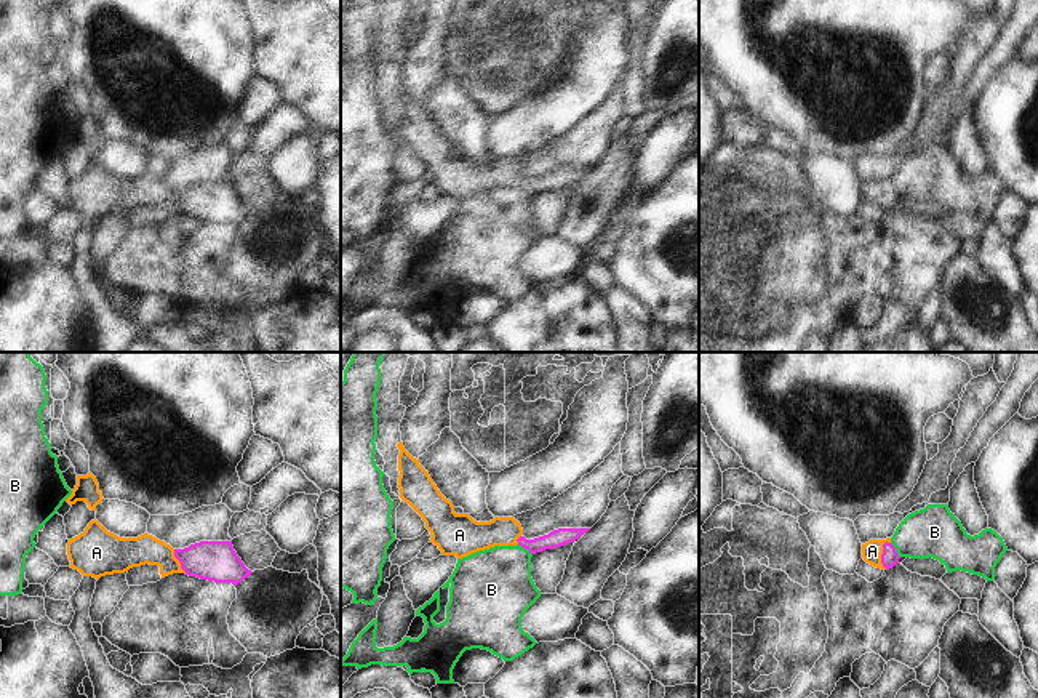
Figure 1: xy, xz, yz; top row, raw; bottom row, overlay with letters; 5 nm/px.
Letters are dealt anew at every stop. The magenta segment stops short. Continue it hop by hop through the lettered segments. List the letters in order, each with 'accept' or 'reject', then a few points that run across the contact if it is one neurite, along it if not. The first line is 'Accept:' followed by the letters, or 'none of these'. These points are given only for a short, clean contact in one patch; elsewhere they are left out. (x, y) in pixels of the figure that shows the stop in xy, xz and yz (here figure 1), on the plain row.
Accept: A
A: accept; line yz (890, 199), (882, 196), (872, 192)
B: reject; line yz (891, 183), (899, 199)

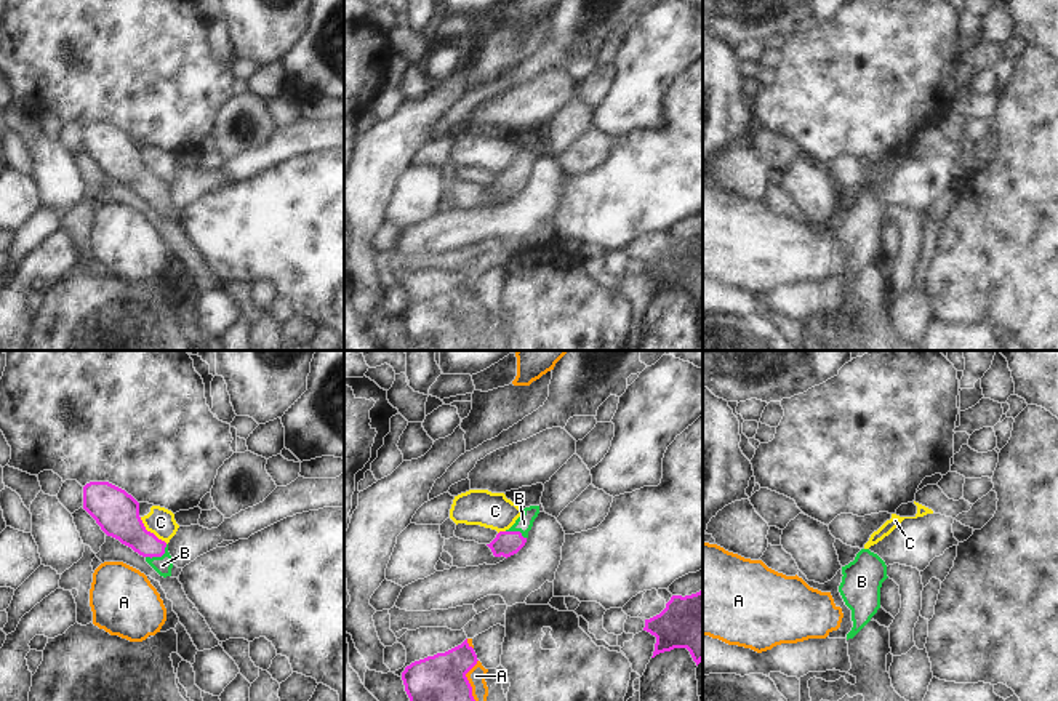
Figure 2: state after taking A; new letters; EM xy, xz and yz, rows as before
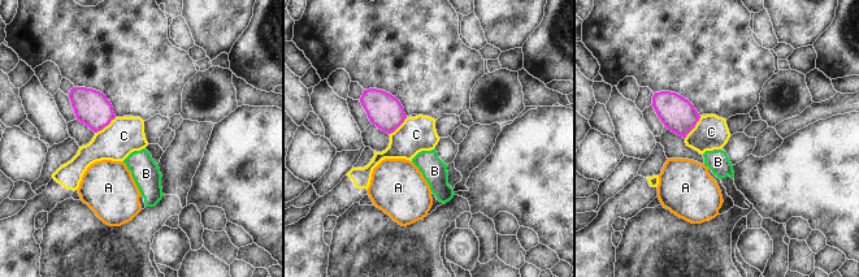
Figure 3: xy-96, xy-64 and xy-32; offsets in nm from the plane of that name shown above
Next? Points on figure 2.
Accept: B
A: reject
B: accept; line xy (122, 164), (159, 197), (162, 207)
C: reject

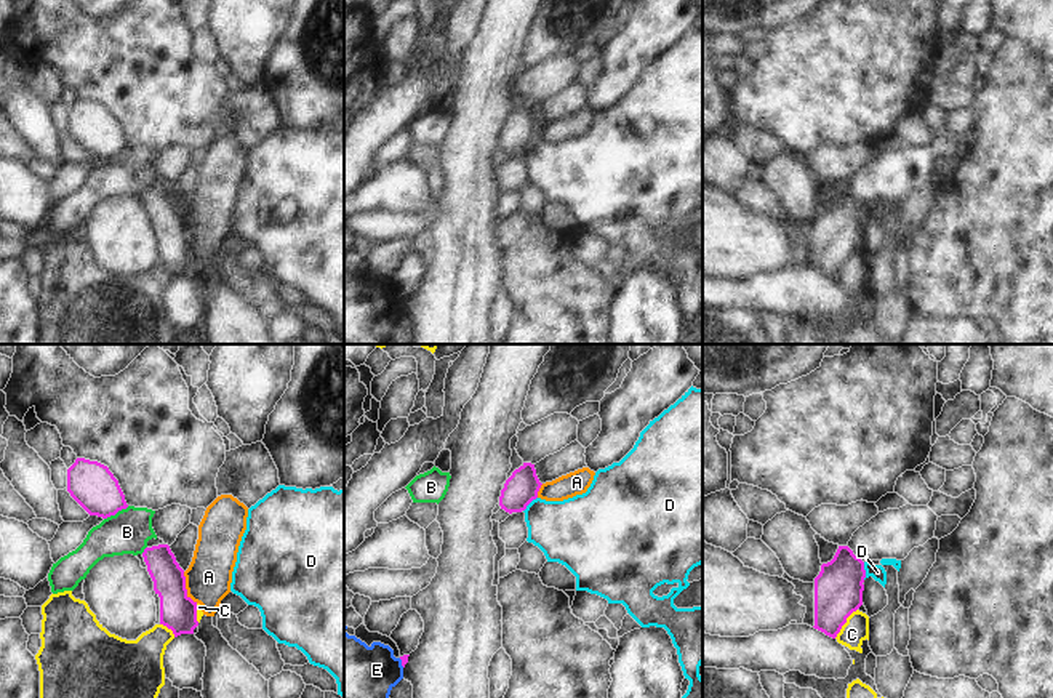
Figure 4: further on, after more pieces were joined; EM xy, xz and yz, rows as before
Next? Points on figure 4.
Accept: none of these
A: reject; line xy (183, 213), (186, 234), (197, 244)
B: reject
C: reject; line yz (856, 250), (834, 279)
D: reject
E: reject

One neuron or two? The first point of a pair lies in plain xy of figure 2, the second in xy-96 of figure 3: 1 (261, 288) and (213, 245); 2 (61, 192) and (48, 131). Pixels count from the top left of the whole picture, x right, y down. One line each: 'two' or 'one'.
1: two
2: one

